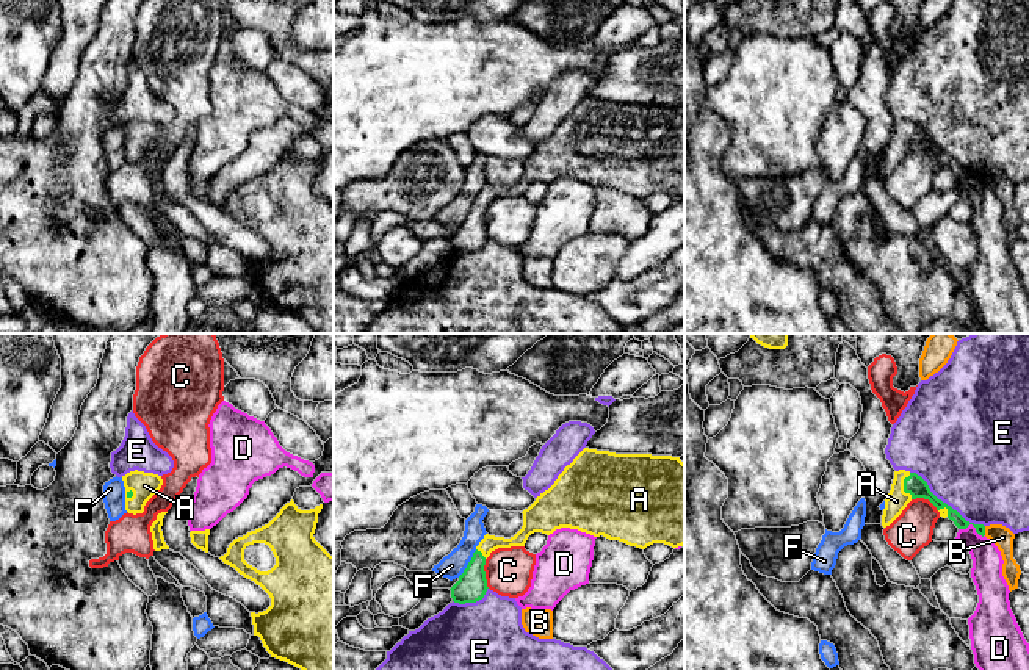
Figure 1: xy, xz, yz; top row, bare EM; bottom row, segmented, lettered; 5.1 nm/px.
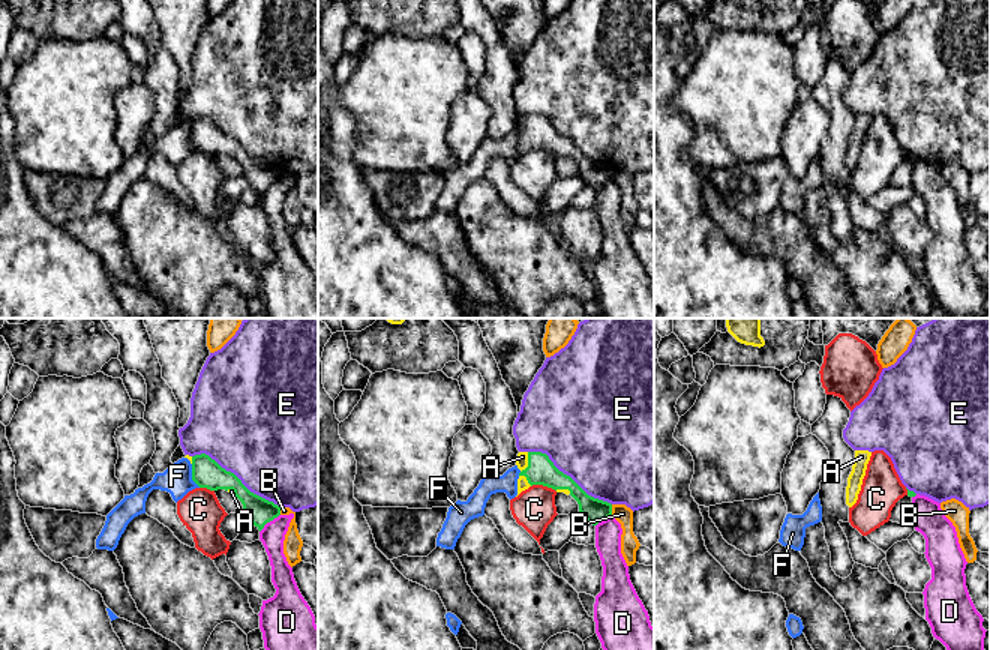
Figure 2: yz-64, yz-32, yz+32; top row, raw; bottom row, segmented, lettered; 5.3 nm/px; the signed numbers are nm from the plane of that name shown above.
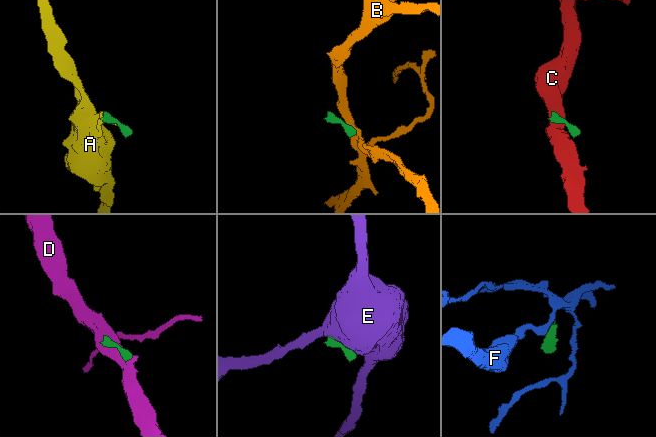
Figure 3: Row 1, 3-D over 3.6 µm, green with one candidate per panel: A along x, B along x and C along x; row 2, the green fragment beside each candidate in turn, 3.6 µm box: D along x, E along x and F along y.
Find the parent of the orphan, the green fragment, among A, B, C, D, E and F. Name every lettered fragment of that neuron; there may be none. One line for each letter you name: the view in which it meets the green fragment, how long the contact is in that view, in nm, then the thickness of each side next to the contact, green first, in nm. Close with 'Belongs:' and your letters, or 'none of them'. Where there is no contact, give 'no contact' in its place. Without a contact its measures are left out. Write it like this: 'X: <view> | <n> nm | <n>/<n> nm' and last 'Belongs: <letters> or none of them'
A: yz | 140 nm | 100/110 nm
Belongs: A

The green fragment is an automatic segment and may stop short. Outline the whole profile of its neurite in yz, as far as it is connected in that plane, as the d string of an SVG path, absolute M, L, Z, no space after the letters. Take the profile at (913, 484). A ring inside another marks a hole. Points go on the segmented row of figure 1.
M905 470L894 471L894 479L891 484L891 490L885 499L885 509L882 515L882 526L890 526L907 507L907 504L912 499L924 498L929 499L937 510L940 512L940 517L949 518L954 521L954 524L959 529L966 529L969 524L976 528L976 532L979 535L985 535L985 526L984 524L974 524L966 521L957 510L954 510L951 506L938 499L929 488L927 482L918 476L916 473L910 473Z

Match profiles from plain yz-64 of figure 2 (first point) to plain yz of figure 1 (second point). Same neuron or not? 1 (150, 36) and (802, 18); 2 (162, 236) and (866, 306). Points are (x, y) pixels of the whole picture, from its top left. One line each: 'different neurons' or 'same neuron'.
1: different neurons
2: different neurons

